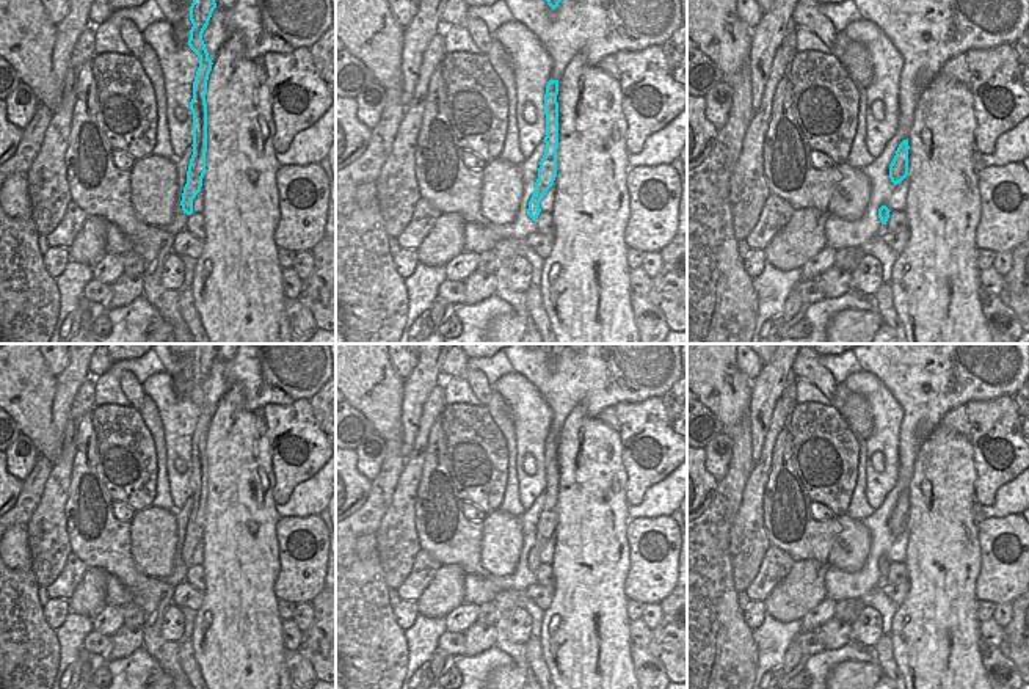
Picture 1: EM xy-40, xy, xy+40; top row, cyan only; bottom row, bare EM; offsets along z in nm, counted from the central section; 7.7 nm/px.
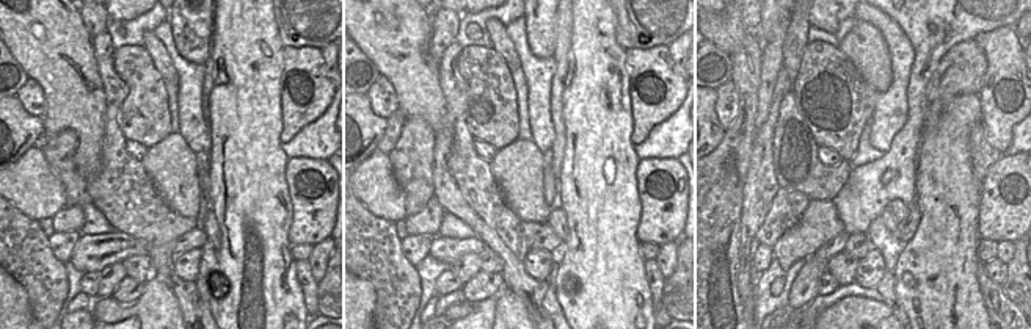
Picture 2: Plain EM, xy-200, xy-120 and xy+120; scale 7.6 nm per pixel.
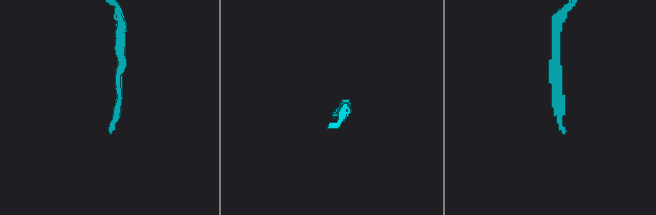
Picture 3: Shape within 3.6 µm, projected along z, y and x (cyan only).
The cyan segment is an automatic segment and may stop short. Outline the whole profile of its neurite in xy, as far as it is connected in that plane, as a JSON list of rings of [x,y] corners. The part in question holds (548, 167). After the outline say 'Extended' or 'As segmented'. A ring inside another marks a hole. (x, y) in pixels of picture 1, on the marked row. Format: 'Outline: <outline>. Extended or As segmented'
Outline: [[[549,80],[544,94],[544,115],[546,115],[546,151],[540,162],[538,179],[535,182],[535,193],[529,201],[527,215],[536,221],[541,209],[540,202],[546,191],[554,185],[557,177],[557,149],[558,149],[558,80]]]. As segmented.

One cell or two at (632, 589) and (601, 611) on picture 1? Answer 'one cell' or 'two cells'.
two cells

